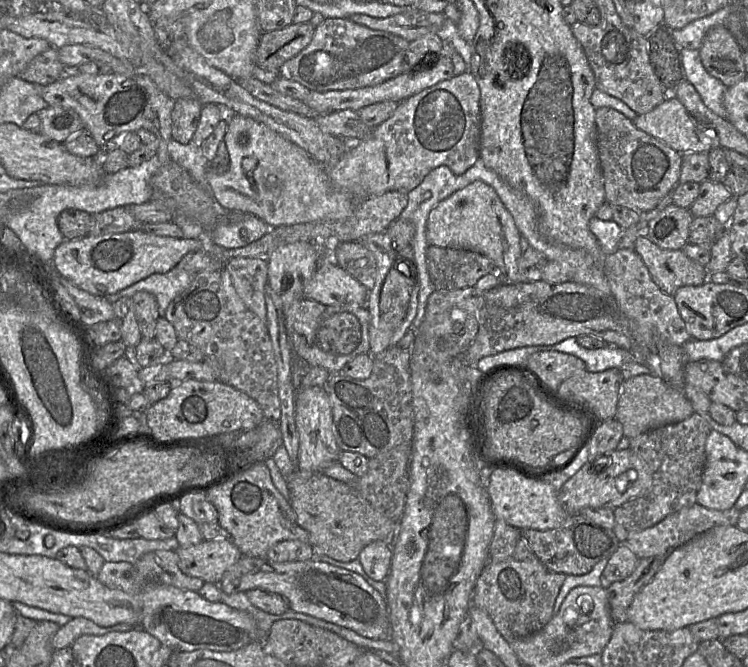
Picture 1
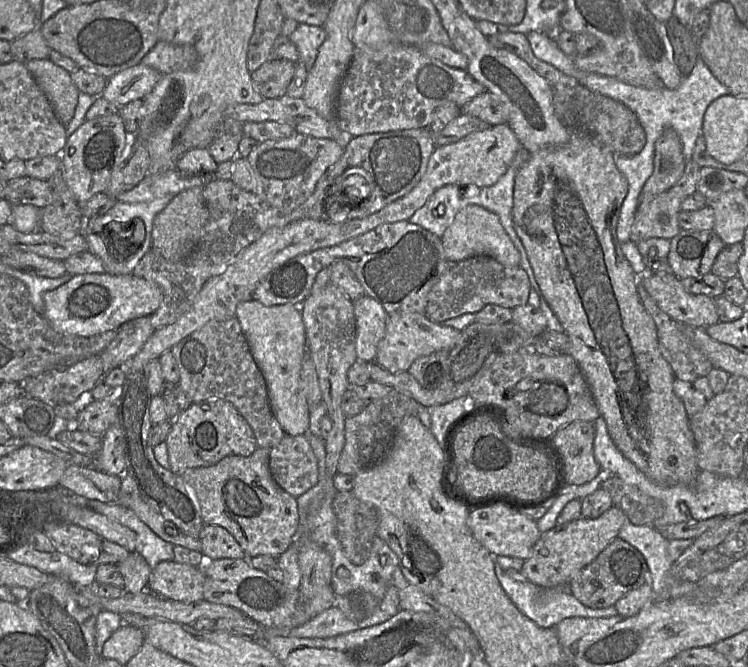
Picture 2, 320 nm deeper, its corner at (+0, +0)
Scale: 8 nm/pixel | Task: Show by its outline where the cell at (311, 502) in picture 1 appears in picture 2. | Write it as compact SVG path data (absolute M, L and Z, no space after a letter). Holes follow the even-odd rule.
M218 398L191 403L172 421L165 443L170 470L175 474L186 469L213 466L230 455L247 457L258 448L244 417L230 402Z

